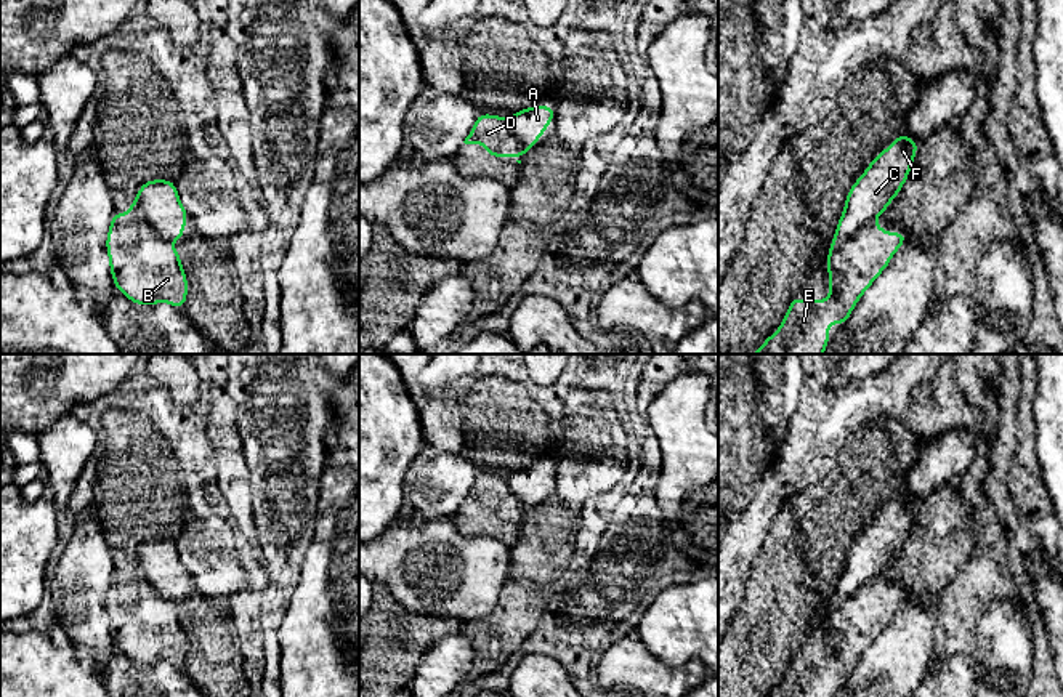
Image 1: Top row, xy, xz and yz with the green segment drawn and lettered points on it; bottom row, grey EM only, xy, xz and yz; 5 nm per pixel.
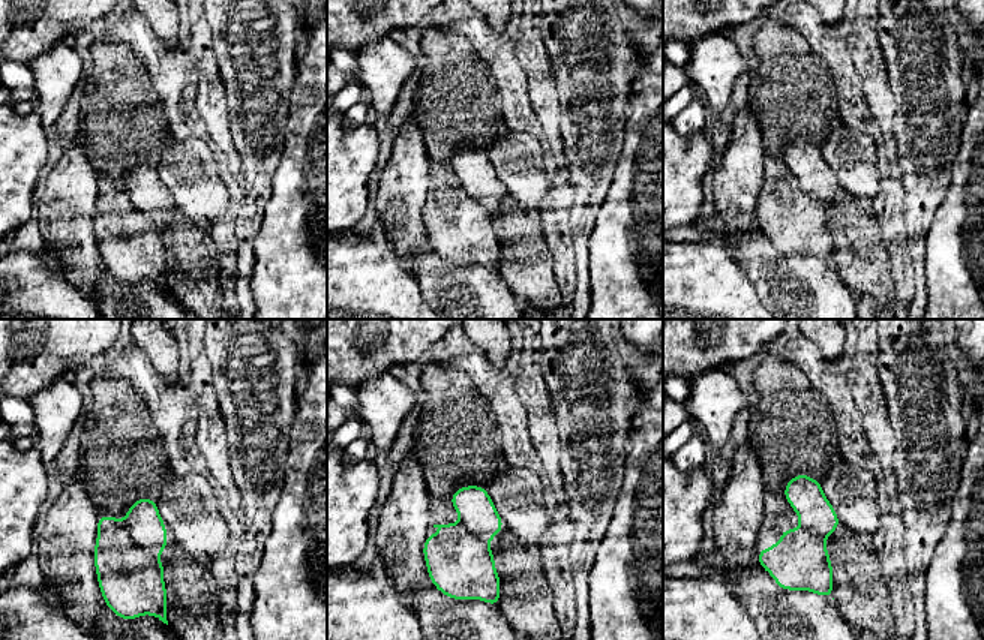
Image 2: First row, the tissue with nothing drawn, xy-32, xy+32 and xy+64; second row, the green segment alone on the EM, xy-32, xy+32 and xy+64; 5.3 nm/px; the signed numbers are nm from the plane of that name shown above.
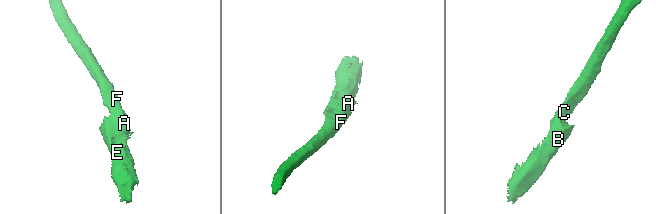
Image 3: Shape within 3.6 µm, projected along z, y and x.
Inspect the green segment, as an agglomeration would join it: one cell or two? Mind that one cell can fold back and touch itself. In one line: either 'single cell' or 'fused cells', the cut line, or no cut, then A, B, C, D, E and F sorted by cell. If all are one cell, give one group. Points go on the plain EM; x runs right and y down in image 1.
fused cells; cut xy (137, 558), (145, 576), (170, 600); groups A C F / B D E

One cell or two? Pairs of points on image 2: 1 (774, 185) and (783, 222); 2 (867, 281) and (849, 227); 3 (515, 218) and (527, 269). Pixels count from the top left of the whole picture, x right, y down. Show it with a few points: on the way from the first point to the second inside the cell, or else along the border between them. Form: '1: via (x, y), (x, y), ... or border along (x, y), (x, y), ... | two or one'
1: via (780, 194), (783, 213) | one
2: via (864, 267), (854, 240) | one
3: via (519, 230), (519, 242), (525, 257) | one

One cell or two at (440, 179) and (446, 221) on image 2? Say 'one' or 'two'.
one

